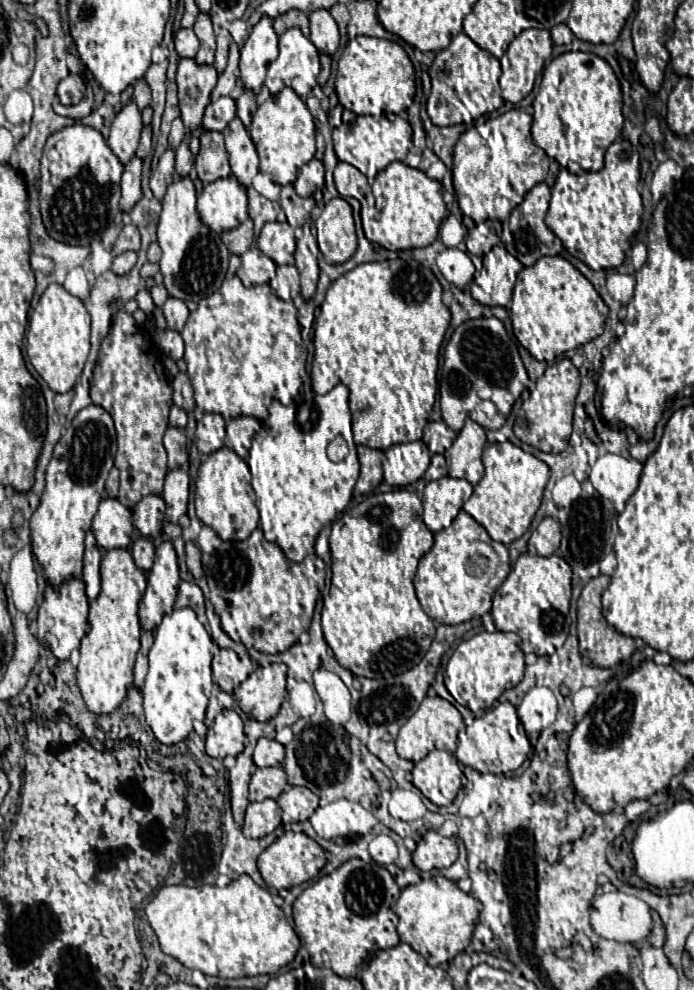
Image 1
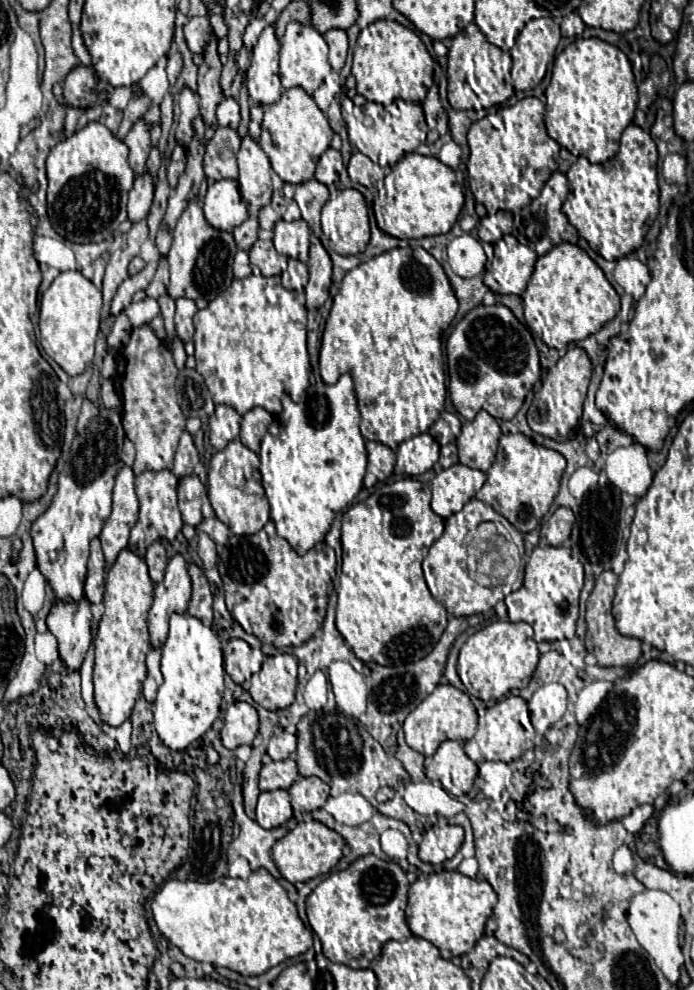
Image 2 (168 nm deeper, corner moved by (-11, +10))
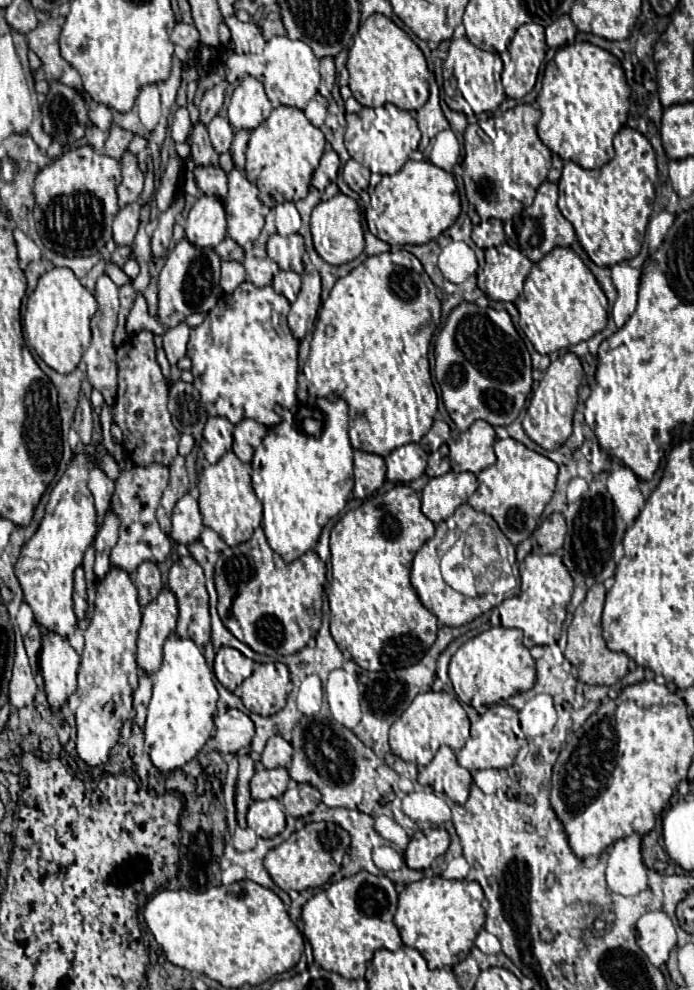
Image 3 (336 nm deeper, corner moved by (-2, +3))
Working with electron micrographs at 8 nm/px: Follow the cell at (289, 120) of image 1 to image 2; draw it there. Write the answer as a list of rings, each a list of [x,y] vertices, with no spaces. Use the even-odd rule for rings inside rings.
[[[302,88],[284,90],[282,98],[276,104],[264,108],[260,146],[270,158],[272,170],[282,178],[282,182],[302,184],[312,180],[316,164],[320,156],[326,152],[326,148],[330,146],[332,136],[334,132],[328,124],[328,118],[316,106],[312,96],[306,94]]]

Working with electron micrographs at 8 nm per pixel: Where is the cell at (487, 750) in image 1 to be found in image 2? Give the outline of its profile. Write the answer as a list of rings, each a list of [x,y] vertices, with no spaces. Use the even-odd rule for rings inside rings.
[[[510,696],[496,706],[488,708],[484,716],[478,719],[478,730],[472,740],[464,742],[466,754],[478,764],[484,760],[502,760],[502,762],[512,762],[518,760],[526,750],[534,748],[534,736],[536,730],[530,722],[530,712],[526,706],[526,700],[520,696]]]

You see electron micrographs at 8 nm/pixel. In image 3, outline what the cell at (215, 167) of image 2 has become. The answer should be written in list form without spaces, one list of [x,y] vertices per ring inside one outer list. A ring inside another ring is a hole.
[[[209,165],[209,167],[195,167],[193,169],[197,187],[205,193],[205,195],[213,195],[223,199],[228,192],[227,173],[219,167],[219,165]]]

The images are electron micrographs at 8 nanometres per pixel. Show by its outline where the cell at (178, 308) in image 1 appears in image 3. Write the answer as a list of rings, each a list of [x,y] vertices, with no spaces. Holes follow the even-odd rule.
[[[177,323],[175,327],[167,327],[163,333],[163,349],[167,353],[169,363],[177,363],[181,357],[185,357],[187,349],[187,339],[189,339],[189,325]]]

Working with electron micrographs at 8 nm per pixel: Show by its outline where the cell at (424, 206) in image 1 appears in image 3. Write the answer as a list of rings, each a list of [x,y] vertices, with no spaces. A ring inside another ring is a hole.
[[[407,161],[401,167],[401,171],[397,171],[395,175],[383,175],[381,183],[369,193],[370,205],[369,209],[365,211],[368,229],[389,245],[423,245],[423,243],[439,237],[447,227],[451,227],[461,211],[459,193],[457,193],[453,175],[427,161]]]

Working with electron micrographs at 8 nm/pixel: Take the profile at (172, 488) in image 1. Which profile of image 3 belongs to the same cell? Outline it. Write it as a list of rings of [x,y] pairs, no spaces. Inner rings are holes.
[[[185,493],[173,507],[171,523],[173,523],[171,539],[175,539],[177,543],[185,543],[185,545],[197,541],[201,535],[201,529],[203,529],[197,499],[193,499],[189,493]]]

